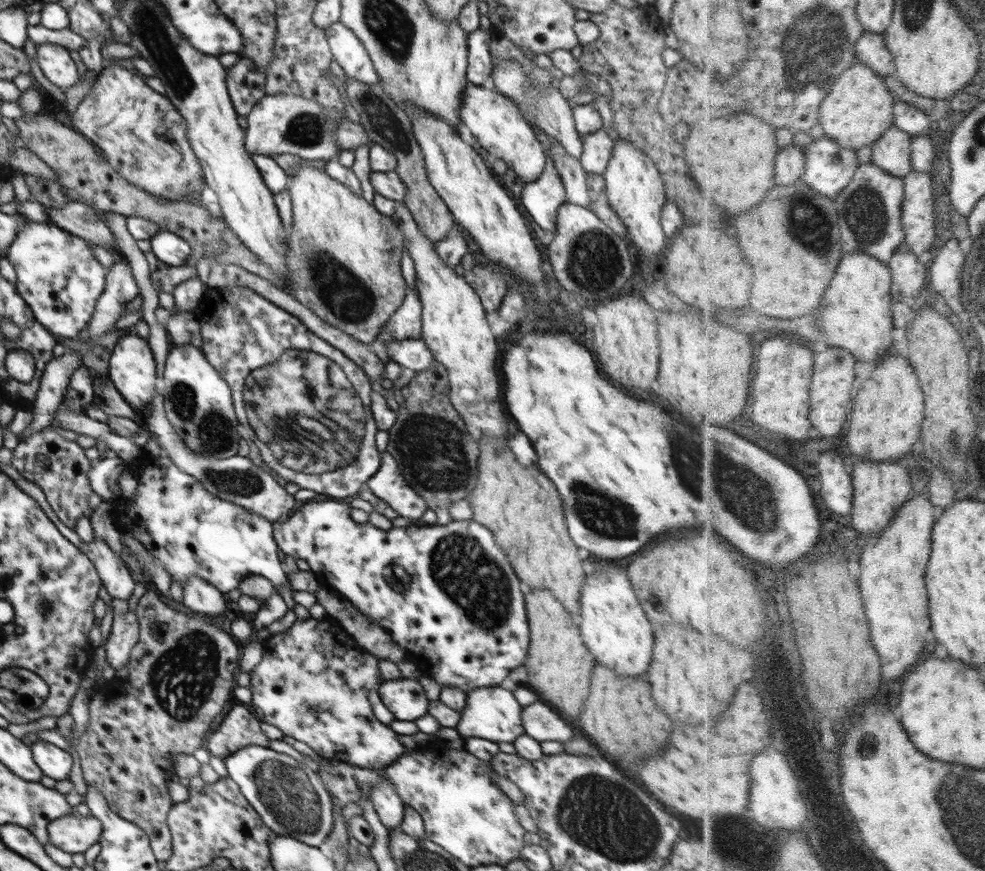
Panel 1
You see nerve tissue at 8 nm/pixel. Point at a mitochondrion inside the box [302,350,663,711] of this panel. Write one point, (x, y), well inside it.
(460, 566)

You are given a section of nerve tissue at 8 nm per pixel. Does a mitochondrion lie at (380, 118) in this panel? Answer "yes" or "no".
yes

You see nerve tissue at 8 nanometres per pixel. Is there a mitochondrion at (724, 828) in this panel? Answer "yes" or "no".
yes

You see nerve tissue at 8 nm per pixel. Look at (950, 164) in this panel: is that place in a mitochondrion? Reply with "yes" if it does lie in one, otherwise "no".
no

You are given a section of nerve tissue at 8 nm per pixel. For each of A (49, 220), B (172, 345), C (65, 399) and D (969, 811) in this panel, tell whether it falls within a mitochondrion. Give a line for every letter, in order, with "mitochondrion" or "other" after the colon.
A: other
B: other
C: other
D: mitochondrion

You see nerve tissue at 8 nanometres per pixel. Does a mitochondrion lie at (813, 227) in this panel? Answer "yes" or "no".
yes

